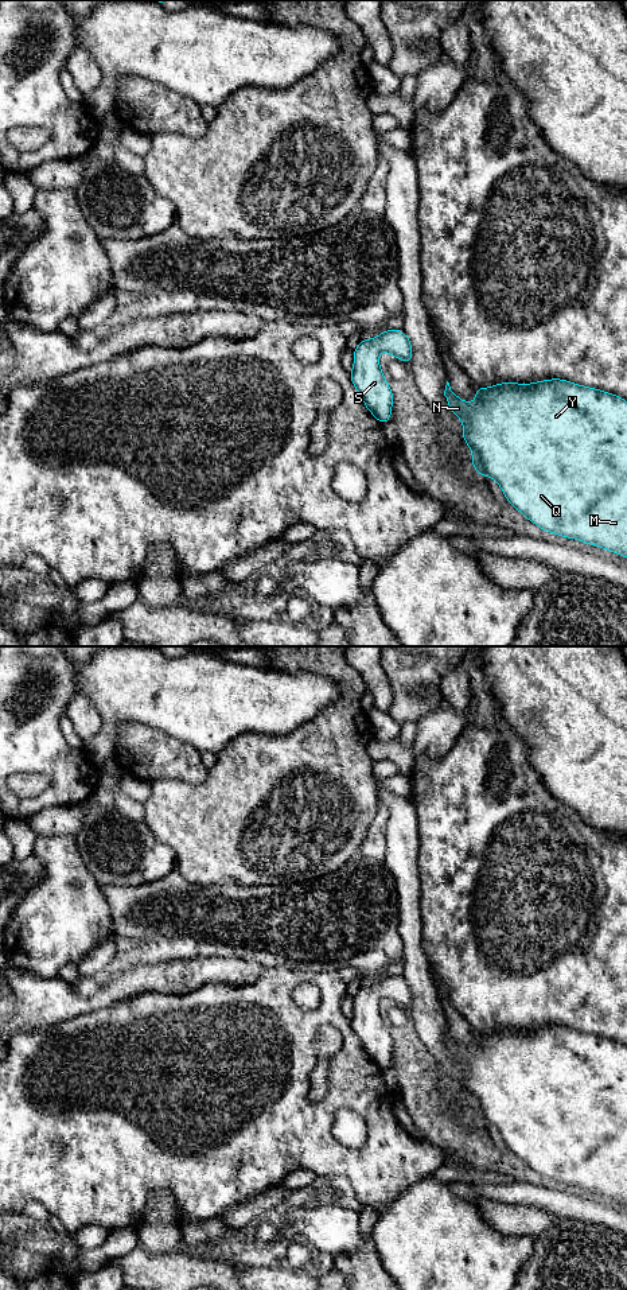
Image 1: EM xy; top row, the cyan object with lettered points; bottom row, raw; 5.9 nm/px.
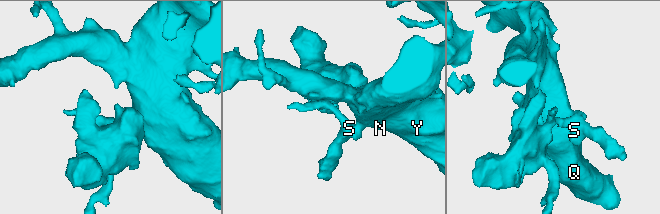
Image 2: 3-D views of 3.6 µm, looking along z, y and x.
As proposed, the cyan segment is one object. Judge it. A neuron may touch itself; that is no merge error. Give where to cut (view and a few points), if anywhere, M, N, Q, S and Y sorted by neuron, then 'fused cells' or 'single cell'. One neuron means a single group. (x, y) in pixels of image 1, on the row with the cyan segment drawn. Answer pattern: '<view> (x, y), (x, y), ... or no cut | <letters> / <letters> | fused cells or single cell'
no cut | M N Q S Y | single cell

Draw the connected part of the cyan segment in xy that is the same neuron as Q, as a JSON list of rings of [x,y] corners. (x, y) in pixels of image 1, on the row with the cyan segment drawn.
[[[561,378],[544,380],[523,385],[518,382],[502,382],[490,388],[475,388],[475,393],[475,401],[467,403],[453,393],[448,381],[444,391],[449,408],[463,421],[463,440],[471,448],[471,462],[475,473],[495,479],[507,501],[541,529],[557,536],[597,545],[627,557],[627,401],[614,393],[577,385]]]

